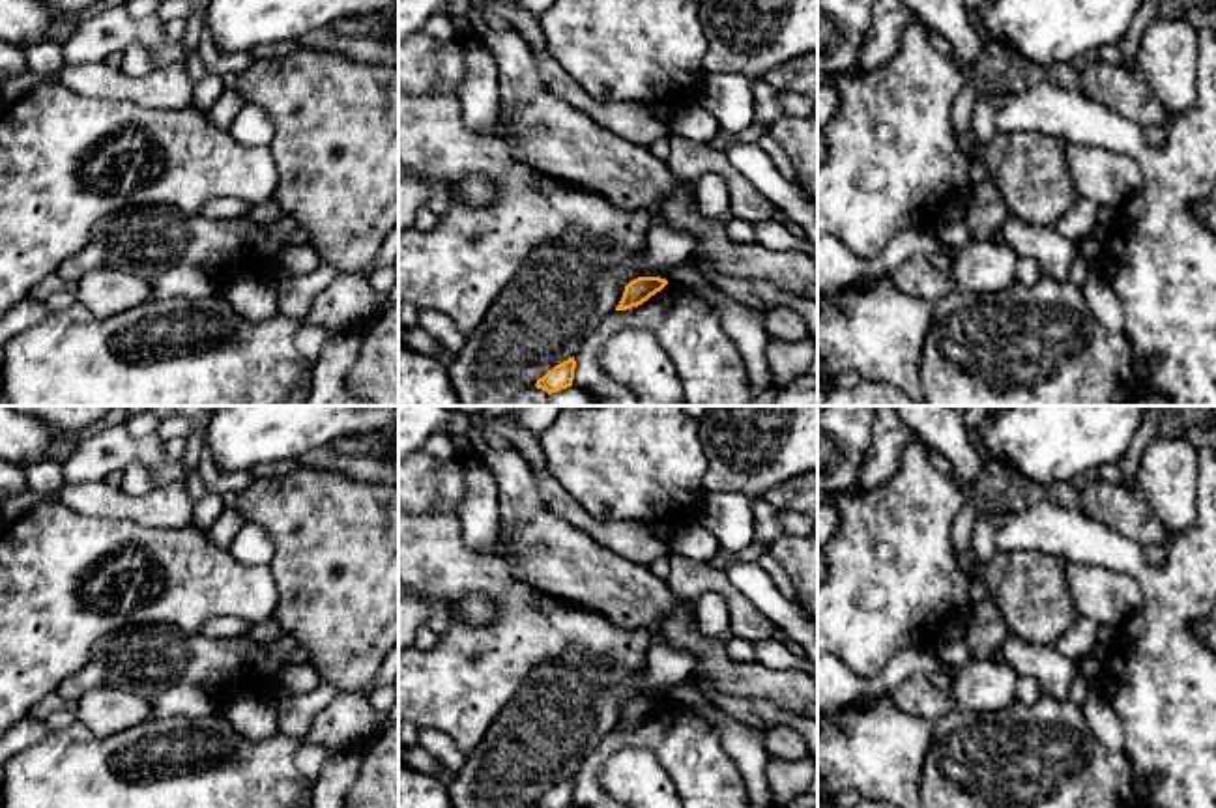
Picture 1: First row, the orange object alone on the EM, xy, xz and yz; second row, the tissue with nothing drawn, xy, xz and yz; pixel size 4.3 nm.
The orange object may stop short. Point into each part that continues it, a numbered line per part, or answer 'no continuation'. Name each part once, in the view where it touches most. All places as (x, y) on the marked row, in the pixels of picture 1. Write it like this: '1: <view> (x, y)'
no continuation

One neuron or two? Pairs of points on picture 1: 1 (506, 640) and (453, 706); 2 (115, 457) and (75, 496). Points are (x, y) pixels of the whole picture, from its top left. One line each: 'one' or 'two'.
1: one
2: two

